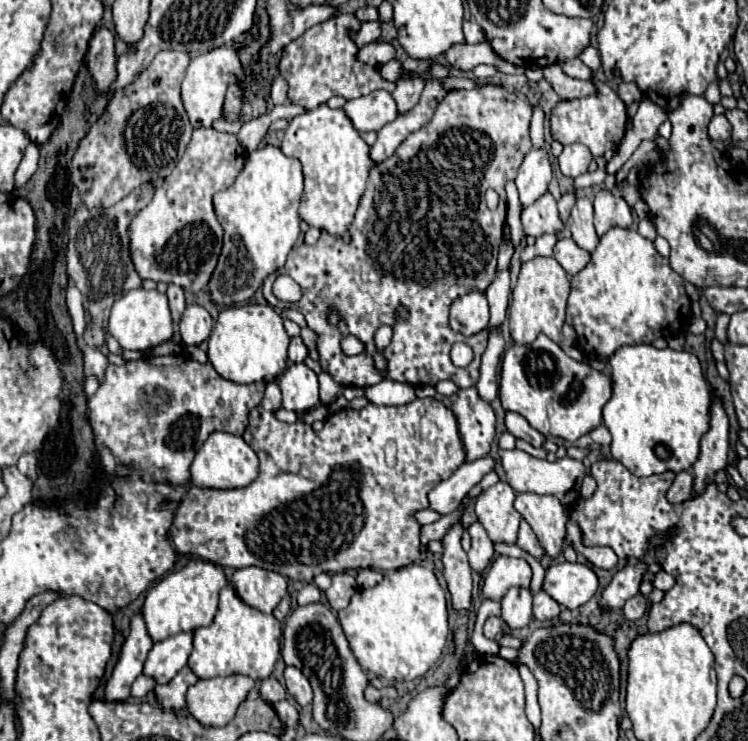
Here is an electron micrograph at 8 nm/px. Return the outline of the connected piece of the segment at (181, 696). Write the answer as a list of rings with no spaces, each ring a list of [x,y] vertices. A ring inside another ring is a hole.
[[[183,667],[167,685],[155,687],[155,697],[165,711],[177,711],[185,707],[185,691],[195,685],[197,677],[189,667]]]

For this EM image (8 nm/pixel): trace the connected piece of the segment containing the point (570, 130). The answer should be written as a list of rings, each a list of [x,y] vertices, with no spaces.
[[[595,79],[595,93],[579,99],[561,101],[555,109],[551,109],[551,137],[559,141],[561,145],[569,143],[583,143],[591,149],[595,157],[603,155],[607,149],[617,149],[623,135],[625,135],[625,123],[627,123],[627,107],[617,95],[617,91],[603,81]]]

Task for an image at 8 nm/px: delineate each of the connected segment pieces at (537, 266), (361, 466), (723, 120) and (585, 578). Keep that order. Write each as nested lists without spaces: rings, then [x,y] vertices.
[[[535,257],[535,259],[523,263],[521,273],[519,273],[519,281],[511,293],[511,305],[509,305],[509,327],[511,327],[511,337],[515,339],[515,343],[527,345],[527,343],[535,341],[539,333],[545,333],[549,339],[559,343],[561,341],[561,327],[565,323],[567,297],[569,297],[569,277],[563,271],[563,267],[555,261],[555,257]]]
[[[415,399],[413,403],[403,405],[403,407],[383,407],[383,405],[369,403],[359,411],[341,409],[341,411],[337,411],[325,419],[325,425],[321,431],[313,431],[301,419],[297,419],[295,423],[281,423],[275,419],[275,415],[271,411],[265,411],[263,407],[255,407],[249,413],[249,431],[253,435],[253,439],[251,439],[253,451],[263,453],[263,465],[259,469],[259,477],[253,483],[249,483],[247,487],[229,489],[229,491],[203,489],[203,487],[191,485],[187,495],[183,497],[177,513],[175,513],[175,519],[173,519],[173,527],[171,527],[173,545],[179,553],[189,553],[191,557],[207,559],[207,561],[219,563],[223,567],[241,569],[241,567],[255,565],[255,567],[275,571],[275,573],[289,577],[293,581],[311,581],[317,573],[341,573],[347,569],[365,569],[365,567],[389,571],[389,569],[399,569],[399,567],[405,567],[405,565],[411,565],[413,561],[417,561],[419,549],[421,549],[421,543],[419,543],[419,527],[421,525],[415,521],[413,511],[425,509],[427,507],[427,493],[439,481],[451,477],[451,473],[465,459],[459,429],[457,429],[457,419],[451,413],[451,409],[447,409],[437,399]]]
[[[715,115],[709,123],[709,137],[717,141],[729,141],[731,139],[731,123],[725,115]]]
[[[553,563],[545,573],[543,591],[547,591],[559,605],[577,609],[587,603],[599,587],[599,579],[589,565],[583,563]]]

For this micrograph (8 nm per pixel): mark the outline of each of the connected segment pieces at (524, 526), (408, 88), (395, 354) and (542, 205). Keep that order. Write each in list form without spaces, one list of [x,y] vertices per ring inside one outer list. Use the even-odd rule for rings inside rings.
[[[521,519],[521,525],[519,525],[517,545],[519,545],[523,551],[531,553],[535,559],[541,559],[541,557],[543,557],[543,549],[541,549],[541,545],[539,545],[539,541],[537,541],[533,529],[529,527],[529,523],[527,523],[525,519]]]
[[[401,75],[397,79],[397,89],[393,91],[393,97],[397,101],[399,113],[409,111],[411,107],[417,105],[419,95],[425,87],[425,79],[423,77],[415,77],[415,75]]]
[[[485,85],[471,91],[449,91],[435,109],[431,121],[423,129],[411,133],[387,161],[375,163],[375,167],[369,171],[367,189],[361,197],[355,221],[351,225],[351,241],[321,233],[315,245],[295,245],[283,269],[277,269],[275,273],[271,273],[271,277],[267,277],[267,281],[263,281],[263,297],[275,311],[293,307],[303,313],[307,327],[317,335],[319,363],[323,371],[327,371],[339,385],[371,387],[385,377],[409,385],[431,387],[435,387],[443,379],[451,379],[459,389],[475,385],[475,381],[479,379],[479,361],[487,346],[488,332],[484,329],[473,335],[472,340],[465,337],[464,342],[473,350],[473,361],[467,367],[455,367],[449,359],[449,351],[459,339],[453,339],[453,331],[449,326],[449,305],[469,291],[485,291],[493,281],[497,251],[503,241],[503,227],[507,217],[505,183],[517,177],[523,157],[531,151],[529,121],[531,105],[503,87]],[[487,189],[495,189],[499,193],[499,207],[495,211],[489,211],[485,205]],[[279,275],[289,275],[299,283],[303,293],[299,301],[285,303],[271,293],[271,285]],[[399,305],[405,305],[409,309],[409,319],[395,319],[395,309]],[[331,309],[337,309],[339,313],[337,325],[329,323]],[[381,325],[393,327],[393,339],[383,351],[389,361],[387,375],[381,375],[373,365],[373,335]],[[345,335],[357,337],[365,345],[363,353],[345,355],[341,351],[341,339]]]
[[[551,193],[541,195],[535,203],[525,207],[521,213],[521,223],[523,223],[525,235],[531,235],[531,237],[541,237],[545,233],[559,235],[565,227],[557,211],[557,201]]]

